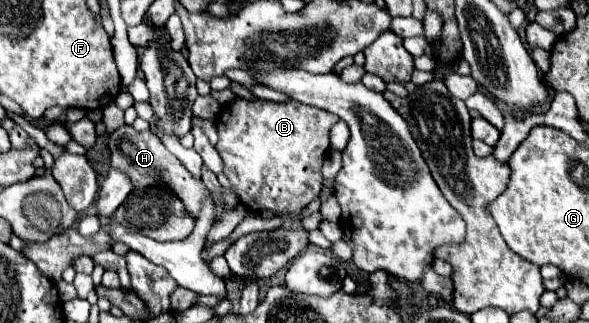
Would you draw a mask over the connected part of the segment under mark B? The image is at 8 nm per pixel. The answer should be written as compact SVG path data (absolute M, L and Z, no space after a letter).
M242 100L230 102L218 114L216 126L220 142L216 150L224 160L226 178L238 188L242 204L252 212L282 212L282 210L300 210L312 202L322 188L322 162L324 154L330 148L330 128L338 122L334 114L328 114L320 108L288 100L288 102L268 102L268 100Z

